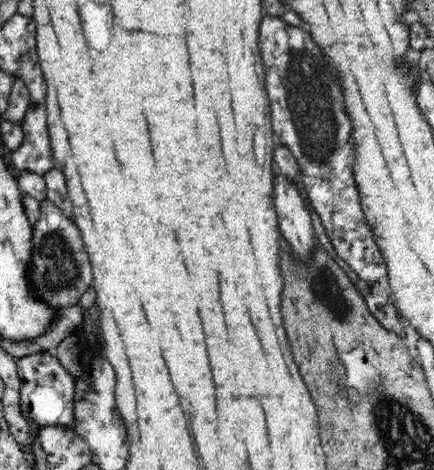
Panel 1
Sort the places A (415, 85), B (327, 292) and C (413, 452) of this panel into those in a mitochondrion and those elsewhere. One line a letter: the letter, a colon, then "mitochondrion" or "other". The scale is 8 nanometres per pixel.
A: other
B: mitochondrion
C: mitochondrion

